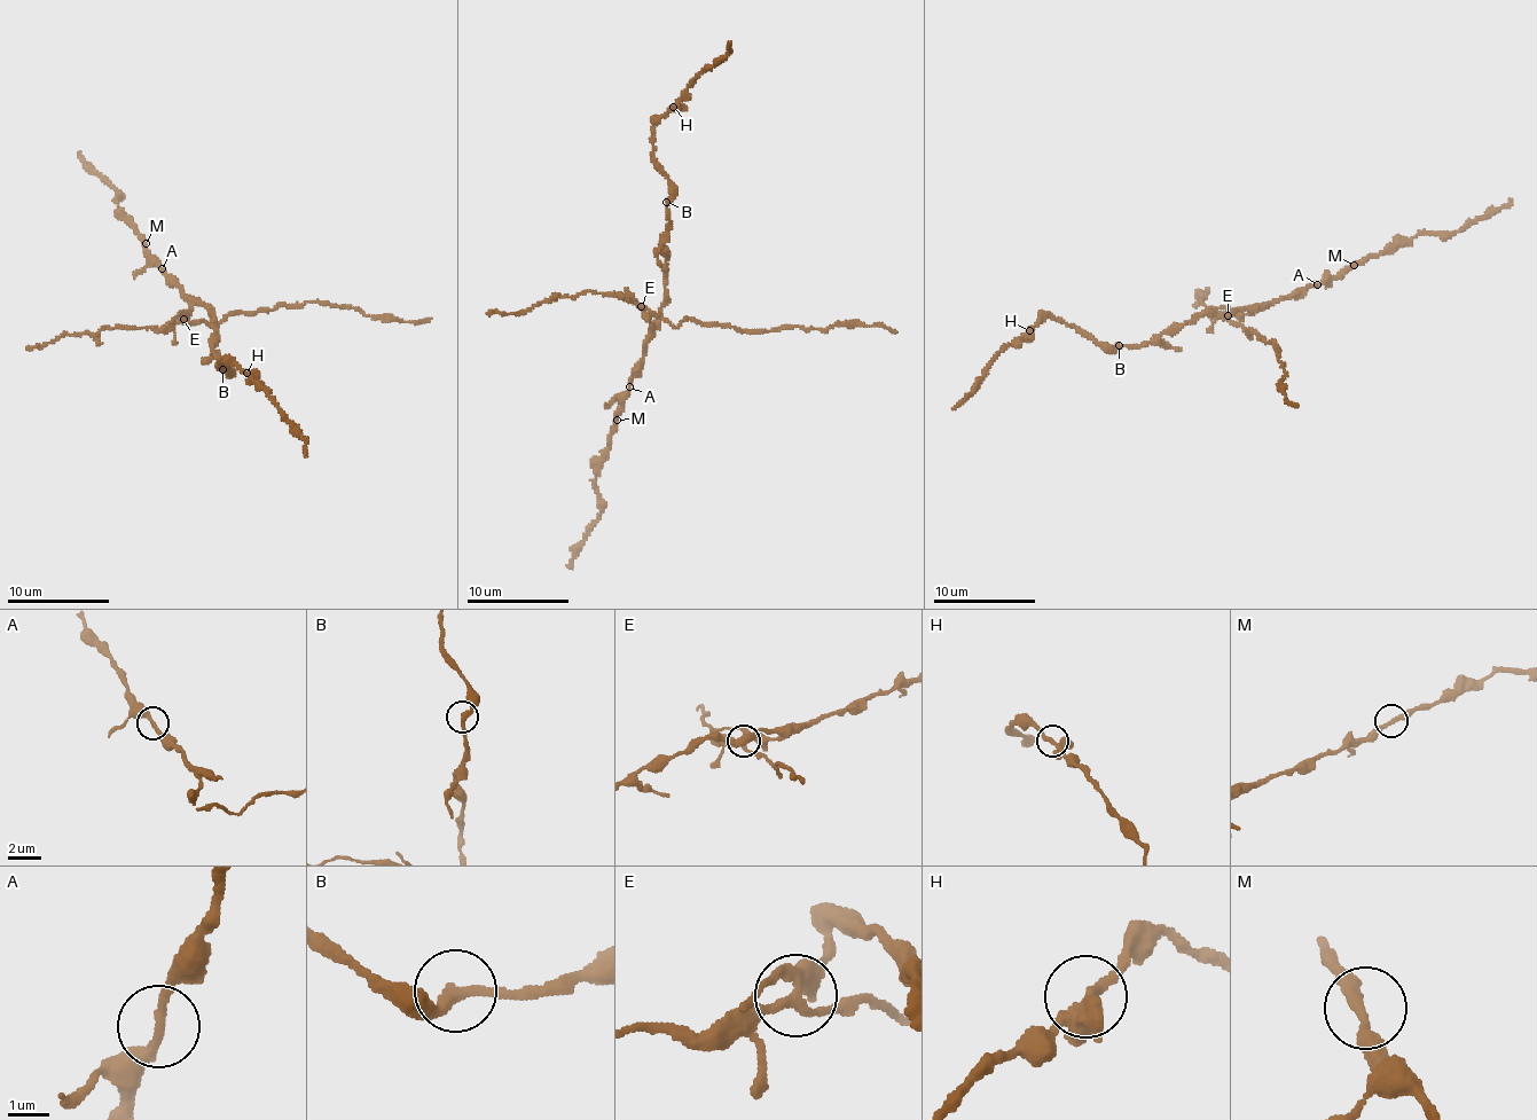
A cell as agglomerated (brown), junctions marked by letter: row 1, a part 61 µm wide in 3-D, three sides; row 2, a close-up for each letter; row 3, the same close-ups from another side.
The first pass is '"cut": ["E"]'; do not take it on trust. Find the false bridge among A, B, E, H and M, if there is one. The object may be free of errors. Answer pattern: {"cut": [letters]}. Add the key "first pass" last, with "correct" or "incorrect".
{"cut": ["E"], "first pass": "correct"}

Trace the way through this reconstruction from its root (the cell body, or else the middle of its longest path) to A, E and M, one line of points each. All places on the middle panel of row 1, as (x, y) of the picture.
A: (665, 295), (665, 305), (659, 308), (659, 326), (647, 343), (641, 371), (632, 377), (629, 386)
E: (665, 295), (665, 305), (659, 308), (655, 324), (641, 305)
M: (665, 295), (665, 305), (659, 308), (659, 326), (647, 343), (641, 371), (629, 382), (629, 394), (617, 420)

